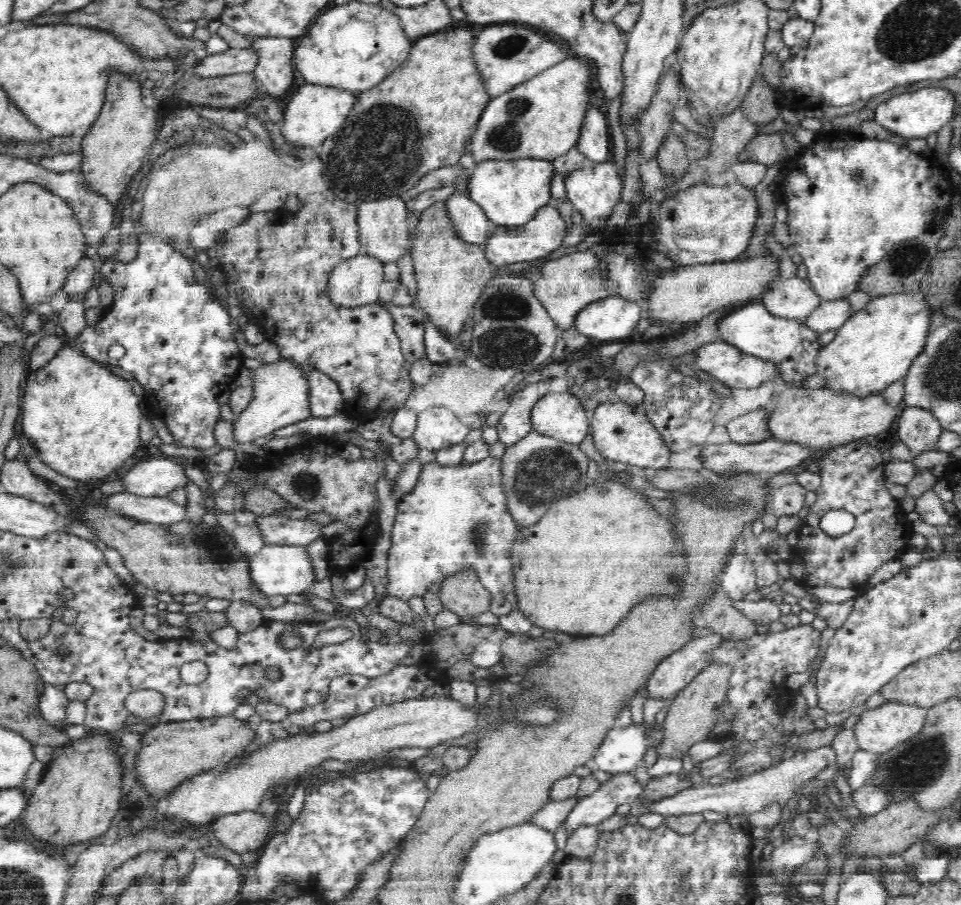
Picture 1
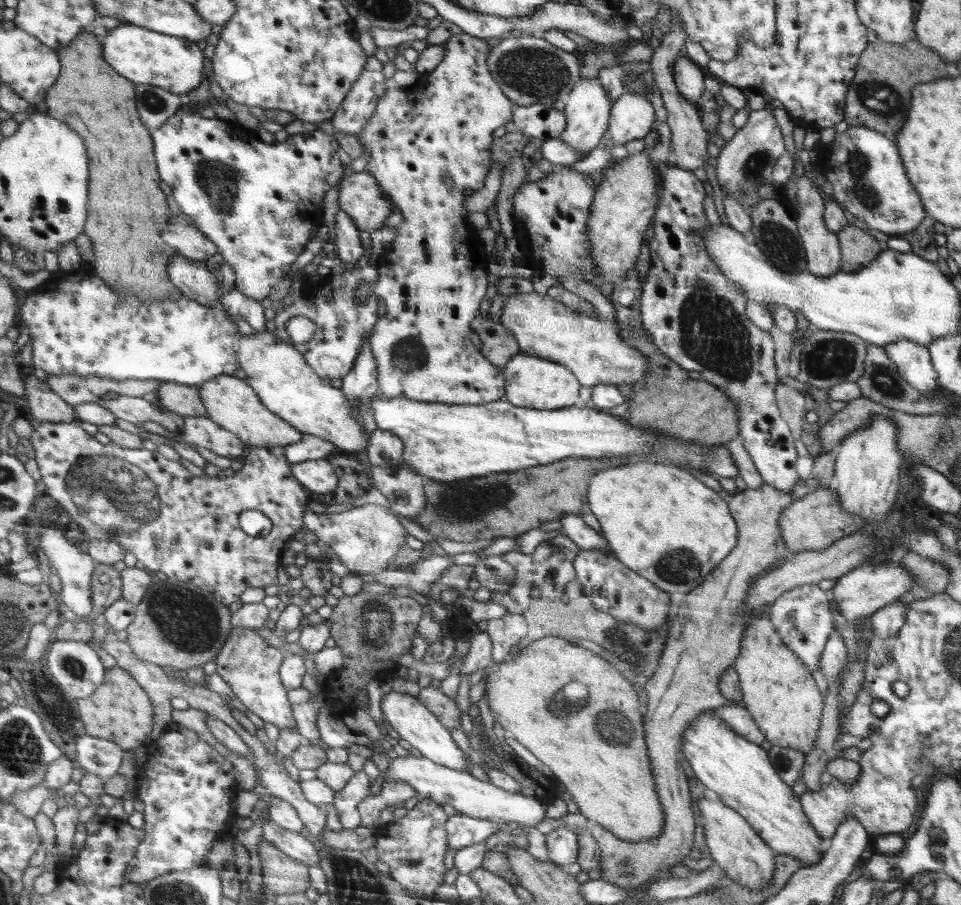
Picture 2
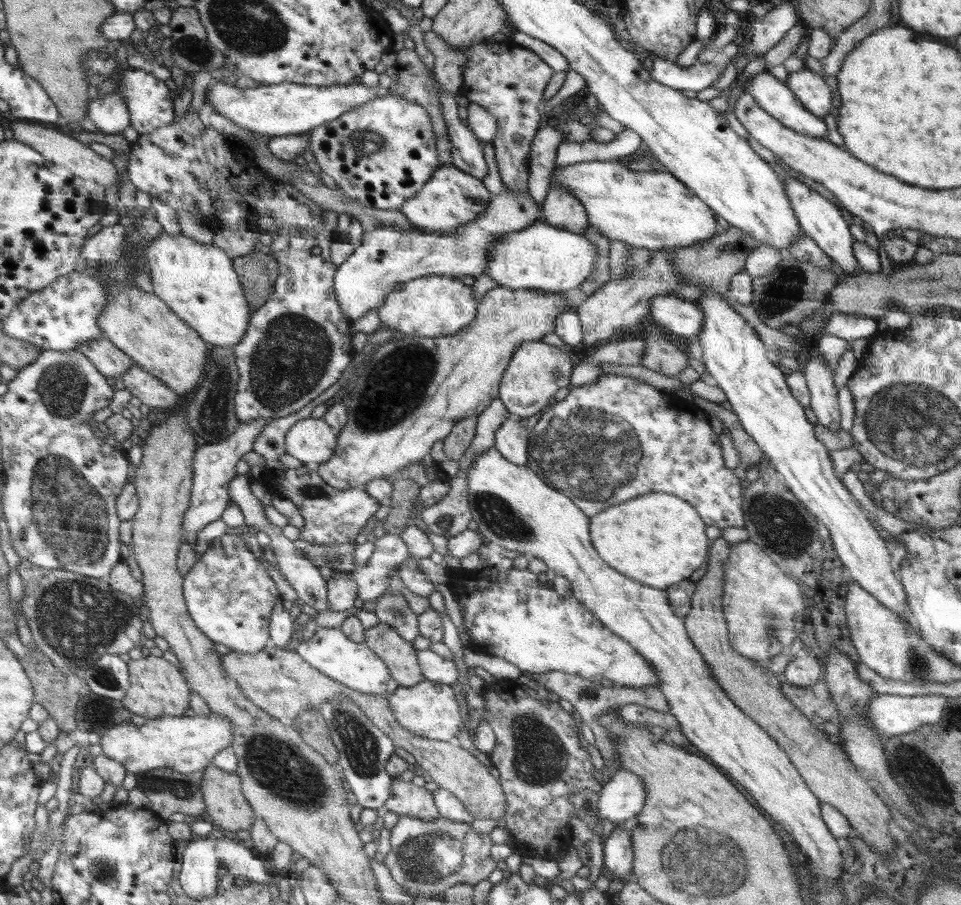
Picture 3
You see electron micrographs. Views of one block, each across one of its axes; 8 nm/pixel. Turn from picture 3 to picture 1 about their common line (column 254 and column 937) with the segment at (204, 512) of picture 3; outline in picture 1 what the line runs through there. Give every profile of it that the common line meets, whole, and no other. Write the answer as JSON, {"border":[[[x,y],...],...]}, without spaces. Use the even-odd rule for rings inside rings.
{"border":[[[903,407],[899,413],[897,434],[911,452],[932,450],[942,434],[942,425],[920,407]]]}

